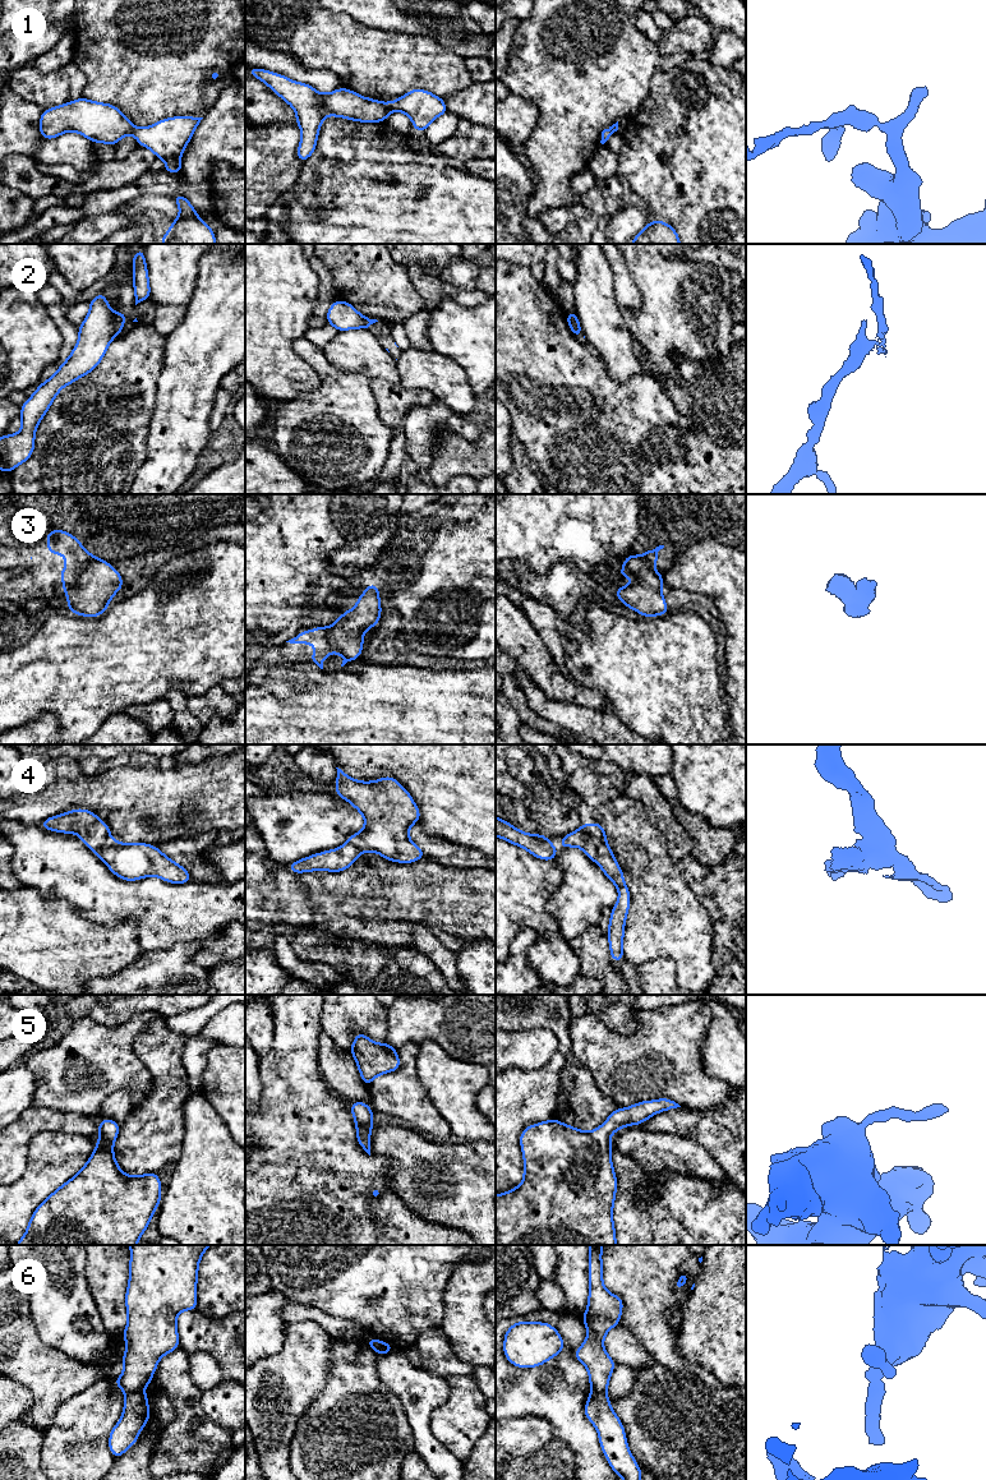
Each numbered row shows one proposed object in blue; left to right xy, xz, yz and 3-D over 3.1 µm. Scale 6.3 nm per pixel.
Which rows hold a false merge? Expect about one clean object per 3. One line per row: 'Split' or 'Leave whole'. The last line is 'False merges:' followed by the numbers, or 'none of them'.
1: Split
2: Split
3: Split
4: Split
5: Leave whole
6: Split
False merges: 1, 2, 3, 4, 6

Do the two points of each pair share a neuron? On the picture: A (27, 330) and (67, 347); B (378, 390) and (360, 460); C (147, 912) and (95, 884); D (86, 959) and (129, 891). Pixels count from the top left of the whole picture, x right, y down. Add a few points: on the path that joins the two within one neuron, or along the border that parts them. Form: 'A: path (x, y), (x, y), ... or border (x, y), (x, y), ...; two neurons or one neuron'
A: border (50, 317), (61, 336), (61, 349), (56, 362); two neurons
B: border (368, 379), (379, 418); two neurons
C: path (134, 899), (110, 899), (107, 897); one neuron
D: border (79, 914), (107, 926), (133, 918), (137, 934); two neurons

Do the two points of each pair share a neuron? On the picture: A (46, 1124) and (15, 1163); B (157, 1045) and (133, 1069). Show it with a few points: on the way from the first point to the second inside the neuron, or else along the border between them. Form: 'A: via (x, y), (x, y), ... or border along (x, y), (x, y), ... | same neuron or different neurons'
A: via (33, 1126), (15, 1144), (15, 1151) | same neuron
B: border along (143, 1031), (134, 1054), (150, 1073), (148, 1089) | different neurons

